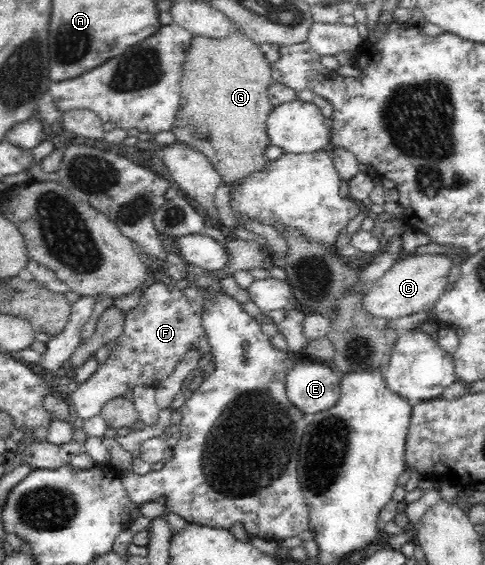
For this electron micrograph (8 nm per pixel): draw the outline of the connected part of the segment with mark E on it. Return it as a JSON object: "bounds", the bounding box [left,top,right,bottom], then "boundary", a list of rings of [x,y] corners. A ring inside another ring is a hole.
{"bounds":[285,358,341,416],"boundary":[[[308,358],[289,370],[285,391],[289,401],[309,416],[337,403],[341,379],[331,364]]]}

